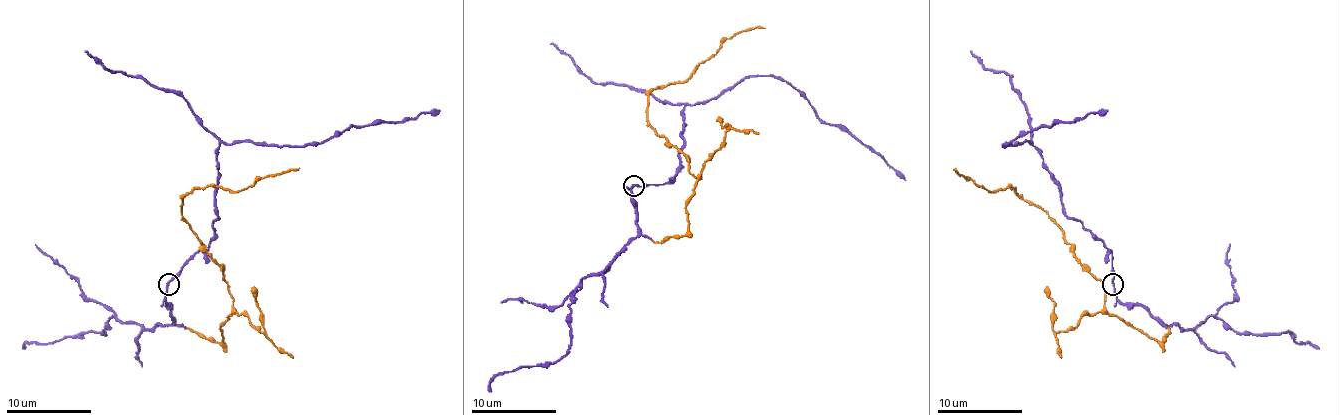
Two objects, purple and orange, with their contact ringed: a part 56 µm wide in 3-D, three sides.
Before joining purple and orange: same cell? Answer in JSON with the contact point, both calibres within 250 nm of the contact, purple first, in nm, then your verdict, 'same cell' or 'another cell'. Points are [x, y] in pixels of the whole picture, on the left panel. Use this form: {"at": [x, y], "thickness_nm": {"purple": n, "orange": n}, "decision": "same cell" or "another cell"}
{"at": [168, 284], "thickness_nm": {"purple": 180, "orange": 30}, "decision": "same cell"}

